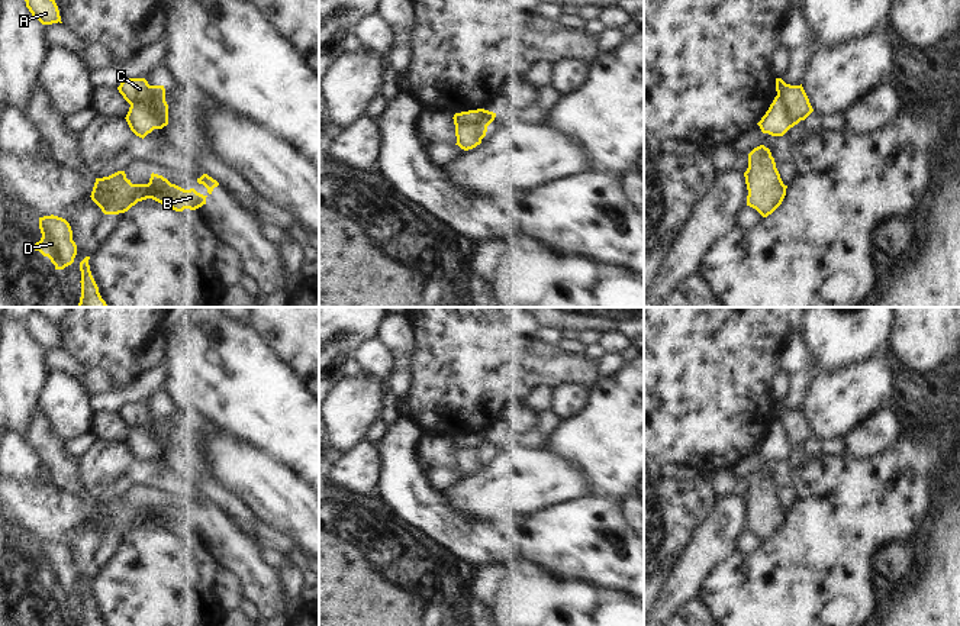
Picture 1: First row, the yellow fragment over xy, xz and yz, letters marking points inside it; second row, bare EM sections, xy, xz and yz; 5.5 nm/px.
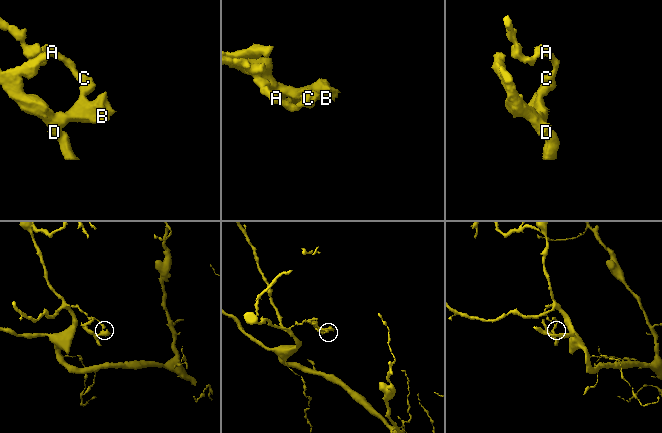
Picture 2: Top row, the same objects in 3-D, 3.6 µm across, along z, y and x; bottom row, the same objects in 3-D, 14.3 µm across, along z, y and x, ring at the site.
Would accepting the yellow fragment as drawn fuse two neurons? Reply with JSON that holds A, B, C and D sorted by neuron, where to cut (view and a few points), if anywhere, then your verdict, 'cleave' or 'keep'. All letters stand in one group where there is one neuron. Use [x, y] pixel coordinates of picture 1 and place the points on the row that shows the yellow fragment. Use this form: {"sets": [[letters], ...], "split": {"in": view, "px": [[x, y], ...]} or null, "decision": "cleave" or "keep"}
{"sets": [["A", "C"], ["B", "D"]], "split": {"in": "xz", "px": [[454, 115], [460, 123], [483, 123], [486, 126]]}, "decision": "cleave"}

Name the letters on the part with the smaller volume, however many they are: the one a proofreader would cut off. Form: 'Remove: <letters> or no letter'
Remove: B, D.

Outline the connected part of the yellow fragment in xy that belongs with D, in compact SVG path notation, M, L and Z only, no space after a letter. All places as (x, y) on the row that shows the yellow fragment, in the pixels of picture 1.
M58 216L39 217L42 238L33 245L44 256L48 256L55 270L64 270L74 262L77 245L73 241L70 223Z

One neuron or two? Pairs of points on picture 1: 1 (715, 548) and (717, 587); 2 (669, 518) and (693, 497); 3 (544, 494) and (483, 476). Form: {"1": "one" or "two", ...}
{"1": "two", "2": "one", "3": "one"}

